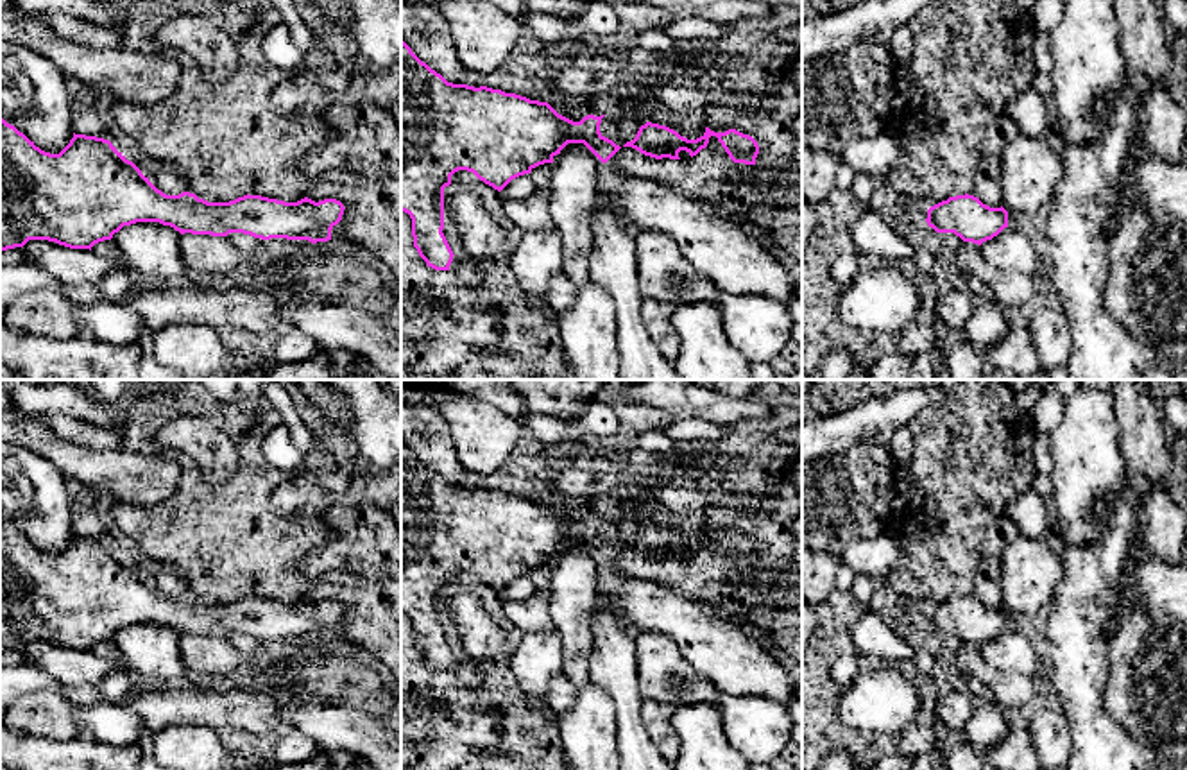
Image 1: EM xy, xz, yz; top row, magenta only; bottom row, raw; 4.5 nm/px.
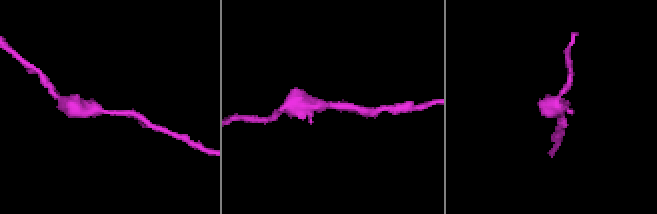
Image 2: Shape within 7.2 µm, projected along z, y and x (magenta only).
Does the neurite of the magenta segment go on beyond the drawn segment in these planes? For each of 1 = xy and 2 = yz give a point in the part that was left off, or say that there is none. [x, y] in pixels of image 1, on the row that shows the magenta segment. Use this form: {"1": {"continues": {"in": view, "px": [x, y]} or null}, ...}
{"1": {"continues": null}, "2": {"continues": null}}

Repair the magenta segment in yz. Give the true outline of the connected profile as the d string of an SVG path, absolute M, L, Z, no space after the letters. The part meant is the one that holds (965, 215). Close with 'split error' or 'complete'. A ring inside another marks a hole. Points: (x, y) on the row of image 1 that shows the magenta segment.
M956 195L927 210L927 226L936 233L954 233L963 242L981 245L1008 227L1008 211L990 208L974 195Z; complete

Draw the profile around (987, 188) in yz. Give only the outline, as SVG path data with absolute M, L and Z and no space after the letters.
M999 115L985 131L981 156L974 175L972 195L990 208L1001 208L1001 158L1004 147L1019 134L1010 115Z

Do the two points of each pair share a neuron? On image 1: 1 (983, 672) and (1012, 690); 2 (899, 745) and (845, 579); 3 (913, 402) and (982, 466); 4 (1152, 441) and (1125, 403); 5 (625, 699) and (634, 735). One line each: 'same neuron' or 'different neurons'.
1: same neuron
2: different neurons
3: different neurons
4: same neuron
5: same neuron

